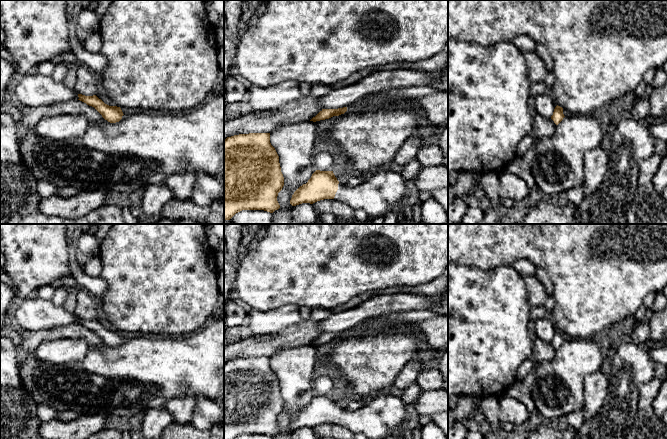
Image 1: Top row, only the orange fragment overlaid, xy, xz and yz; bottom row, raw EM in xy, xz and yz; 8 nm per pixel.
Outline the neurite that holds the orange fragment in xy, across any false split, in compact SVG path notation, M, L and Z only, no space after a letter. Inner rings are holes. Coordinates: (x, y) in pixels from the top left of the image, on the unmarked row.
M78 318L78 321L78 324L94 331L102 339L102 341L110 347L119 346L124 339L120 331L109 330L105 328L101 323L99 323L96 319L85 320Z

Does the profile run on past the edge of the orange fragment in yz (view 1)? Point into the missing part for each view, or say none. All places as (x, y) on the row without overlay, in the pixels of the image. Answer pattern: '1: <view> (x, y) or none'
1: none

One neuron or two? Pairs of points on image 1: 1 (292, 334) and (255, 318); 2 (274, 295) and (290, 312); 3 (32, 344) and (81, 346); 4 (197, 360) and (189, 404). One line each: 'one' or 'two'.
1: two
2: two
3: two
4: two

